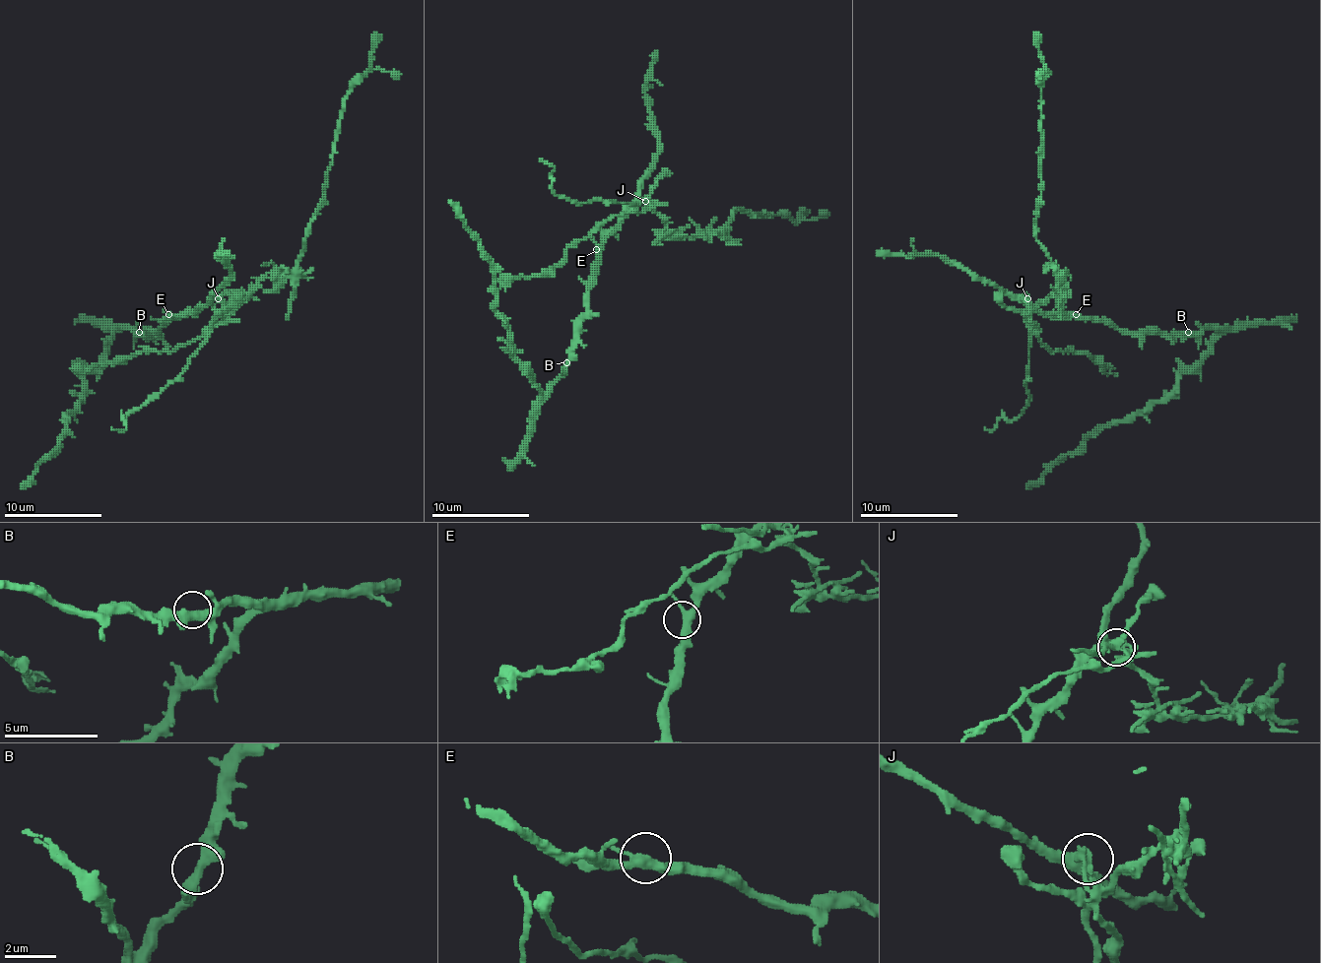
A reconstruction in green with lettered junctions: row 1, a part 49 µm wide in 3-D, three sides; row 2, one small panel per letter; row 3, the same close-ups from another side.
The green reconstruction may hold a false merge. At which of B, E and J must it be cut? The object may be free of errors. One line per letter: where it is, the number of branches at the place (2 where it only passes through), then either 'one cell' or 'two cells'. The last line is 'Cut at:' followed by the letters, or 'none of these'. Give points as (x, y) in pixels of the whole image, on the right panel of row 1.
B: place (1188, 332); branches 3; one cell
E: place (1076, 314); branches 3; one cell
J: place (1027, 298); branches 3; two cells
Cut at: J

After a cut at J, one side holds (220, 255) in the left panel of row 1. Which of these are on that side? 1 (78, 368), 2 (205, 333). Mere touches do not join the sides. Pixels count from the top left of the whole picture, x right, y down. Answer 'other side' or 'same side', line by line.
1: other side
2: other side

